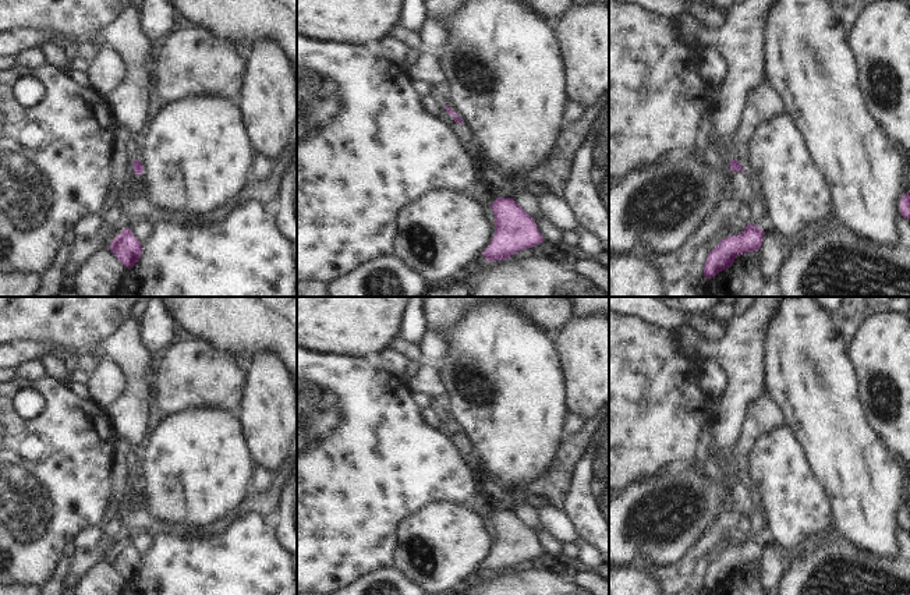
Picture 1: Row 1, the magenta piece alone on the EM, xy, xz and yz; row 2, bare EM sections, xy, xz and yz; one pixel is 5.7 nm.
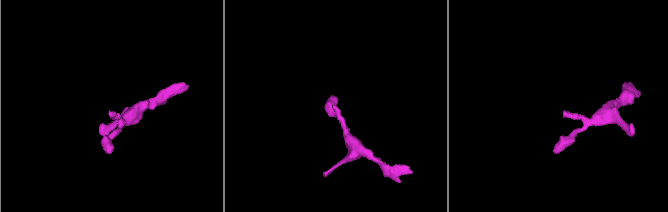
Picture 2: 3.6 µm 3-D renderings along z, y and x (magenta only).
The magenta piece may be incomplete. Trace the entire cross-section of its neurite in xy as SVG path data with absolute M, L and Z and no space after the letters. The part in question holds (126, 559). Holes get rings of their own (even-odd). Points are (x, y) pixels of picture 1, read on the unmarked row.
M125 539L111 555L111 564L120 571L125 580L132 580L142 567L142 556L134 545Z

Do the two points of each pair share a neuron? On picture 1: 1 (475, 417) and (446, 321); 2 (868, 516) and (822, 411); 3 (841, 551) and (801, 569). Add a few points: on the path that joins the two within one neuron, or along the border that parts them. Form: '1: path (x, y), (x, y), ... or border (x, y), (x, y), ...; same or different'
1: border (470, 312), (457, 326), (453, 339), (448, 344); different
2: path (866, 489), (863, 480), (836, 438); same
3: path (831, 558), (811, 569); same

